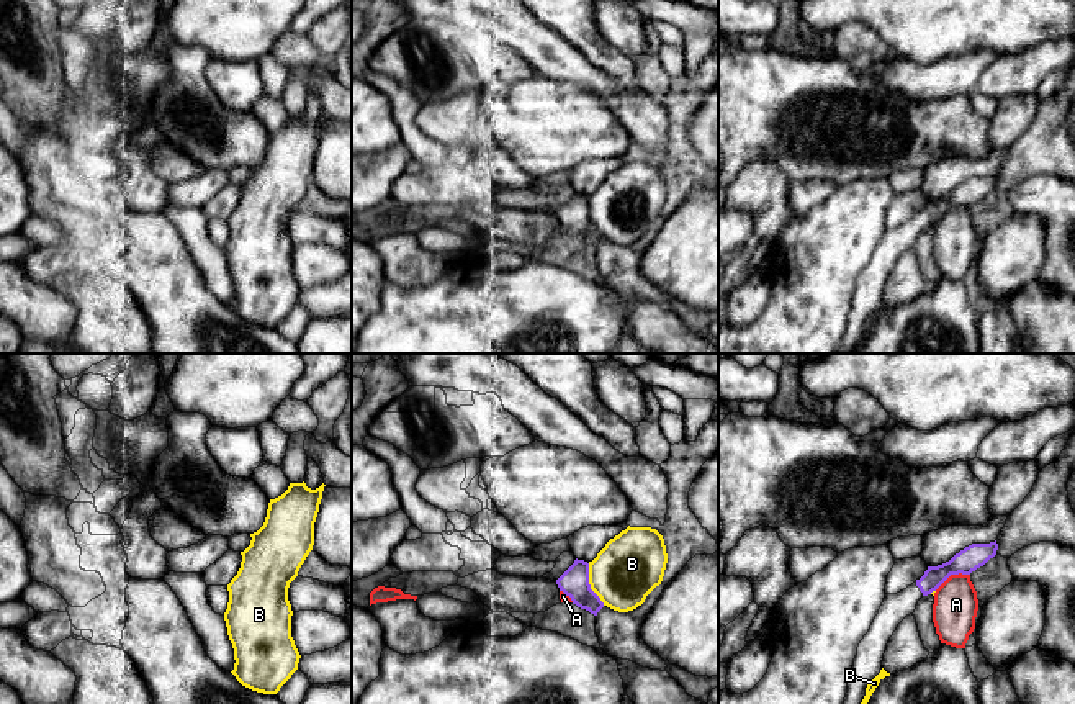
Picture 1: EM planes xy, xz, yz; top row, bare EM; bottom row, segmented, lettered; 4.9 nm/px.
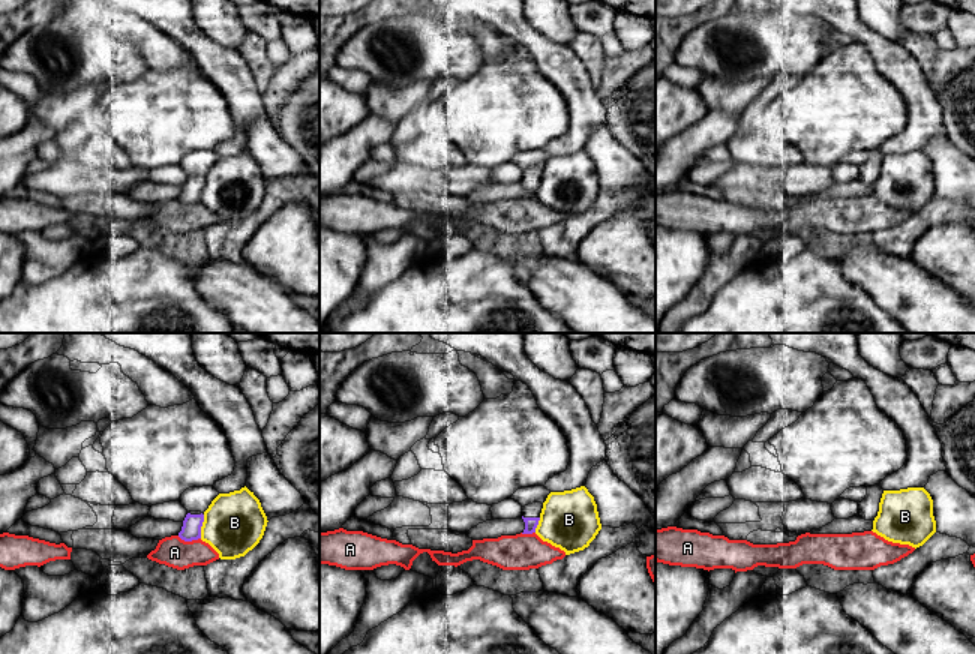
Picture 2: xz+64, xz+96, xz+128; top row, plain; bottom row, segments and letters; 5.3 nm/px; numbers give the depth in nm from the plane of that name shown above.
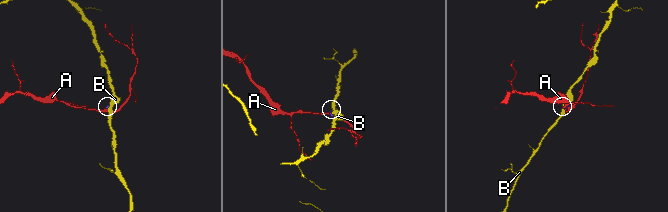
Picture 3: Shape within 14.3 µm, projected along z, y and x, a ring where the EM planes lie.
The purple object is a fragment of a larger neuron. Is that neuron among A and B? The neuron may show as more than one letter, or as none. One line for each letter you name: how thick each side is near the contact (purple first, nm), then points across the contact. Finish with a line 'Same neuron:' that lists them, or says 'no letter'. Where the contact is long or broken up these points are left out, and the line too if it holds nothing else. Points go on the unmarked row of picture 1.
Same neuron: no letter

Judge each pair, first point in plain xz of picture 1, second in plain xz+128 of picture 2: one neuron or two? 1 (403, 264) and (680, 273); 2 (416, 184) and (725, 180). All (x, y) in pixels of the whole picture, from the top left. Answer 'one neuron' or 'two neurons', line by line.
1: two neurons
2: one neuron

